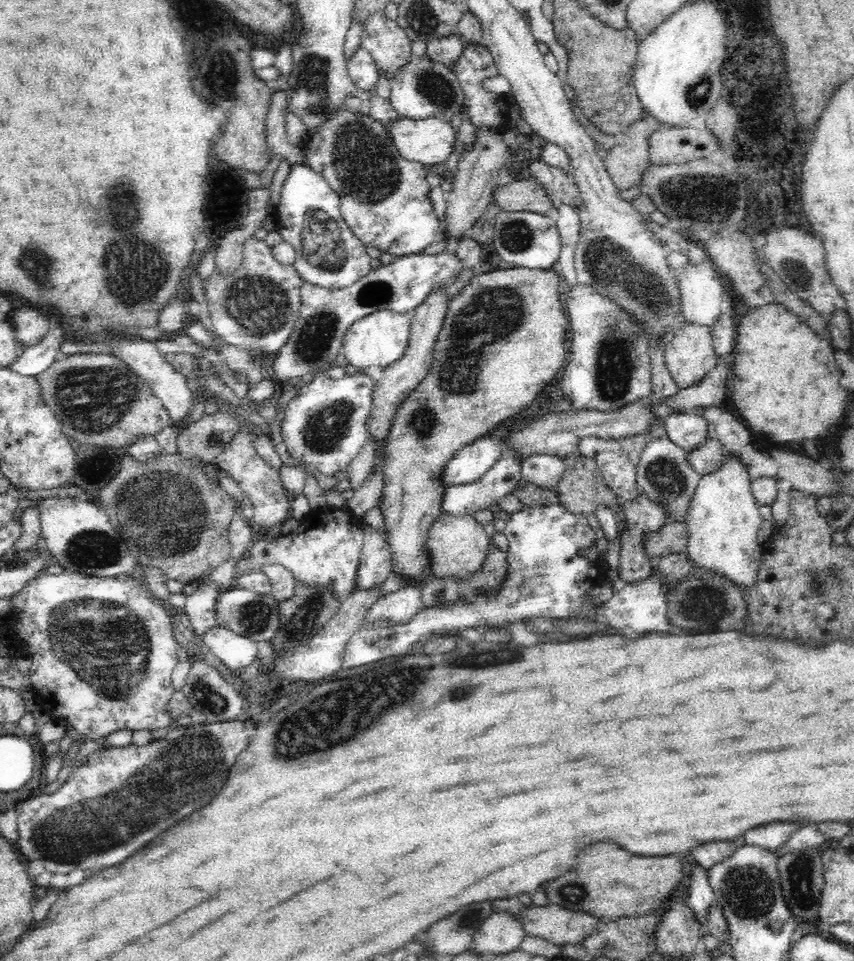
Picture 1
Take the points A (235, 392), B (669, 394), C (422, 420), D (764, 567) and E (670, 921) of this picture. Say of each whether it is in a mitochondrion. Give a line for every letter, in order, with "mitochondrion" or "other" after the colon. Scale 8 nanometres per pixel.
A: other
B: other
C: mitochondrion
D: other
E: other

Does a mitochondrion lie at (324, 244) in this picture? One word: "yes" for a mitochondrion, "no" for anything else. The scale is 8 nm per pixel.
yes

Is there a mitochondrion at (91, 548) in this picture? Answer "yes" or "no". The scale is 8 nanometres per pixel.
yes

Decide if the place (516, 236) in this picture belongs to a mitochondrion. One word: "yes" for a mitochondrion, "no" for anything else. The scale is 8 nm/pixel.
yes

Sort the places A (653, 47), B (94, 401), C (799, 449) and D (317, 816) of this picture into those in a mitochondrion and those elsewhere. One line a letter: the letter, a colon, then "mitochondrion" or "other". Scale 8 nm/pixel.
A: other
B: mitochondrion
C: other
D: other

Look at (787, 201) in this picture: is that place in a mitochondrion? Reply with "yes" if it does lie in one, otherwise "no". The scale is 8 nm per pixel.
no

